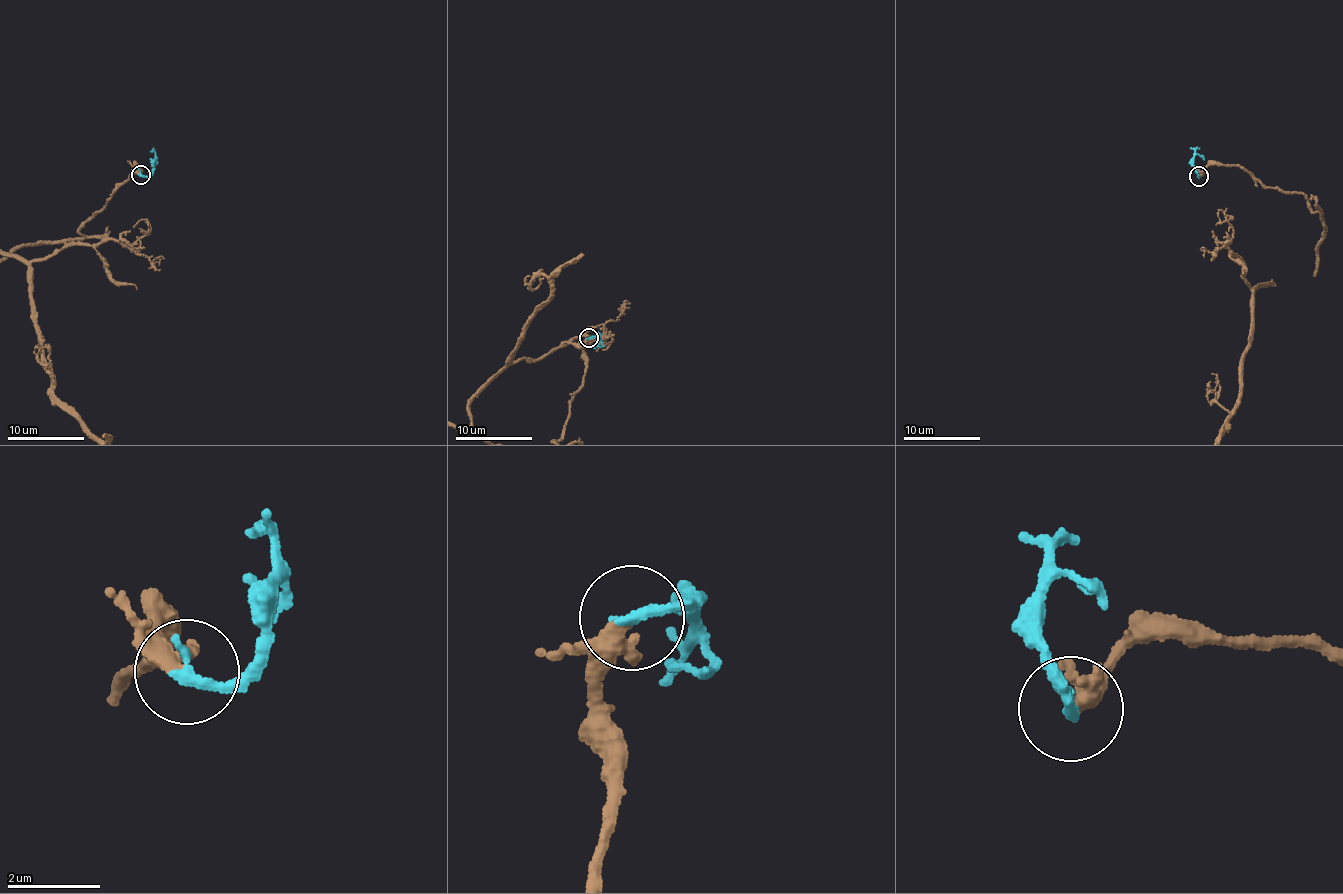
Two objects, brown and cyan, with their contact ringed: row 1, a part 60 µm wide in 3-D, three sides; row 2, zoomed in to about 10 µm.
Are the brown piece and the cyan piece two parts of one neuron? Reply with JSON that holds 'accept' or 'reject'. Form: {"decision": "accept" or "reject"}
{"decision": "accept"}

